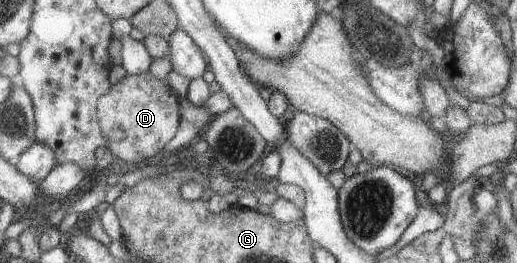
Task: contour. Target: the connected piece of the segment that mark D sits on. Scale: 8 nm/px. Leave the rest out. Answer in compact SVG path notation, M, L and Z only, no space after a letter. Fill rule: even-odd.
M150 72L139 75L127 74L119 83L113 84L112 90L109 90L105 97L99 101L99 115L97 115L97 118L101 127L103 127L103 134L107 138L105 146L111 150L115 162L123 165L123 167L127 167L129 163L137 165L141 161L155 157L175 137L179 123L179 99L173 95L167 81L155 81ZM114 127L125 129L126 137L123 141L111 139L110 131Z

